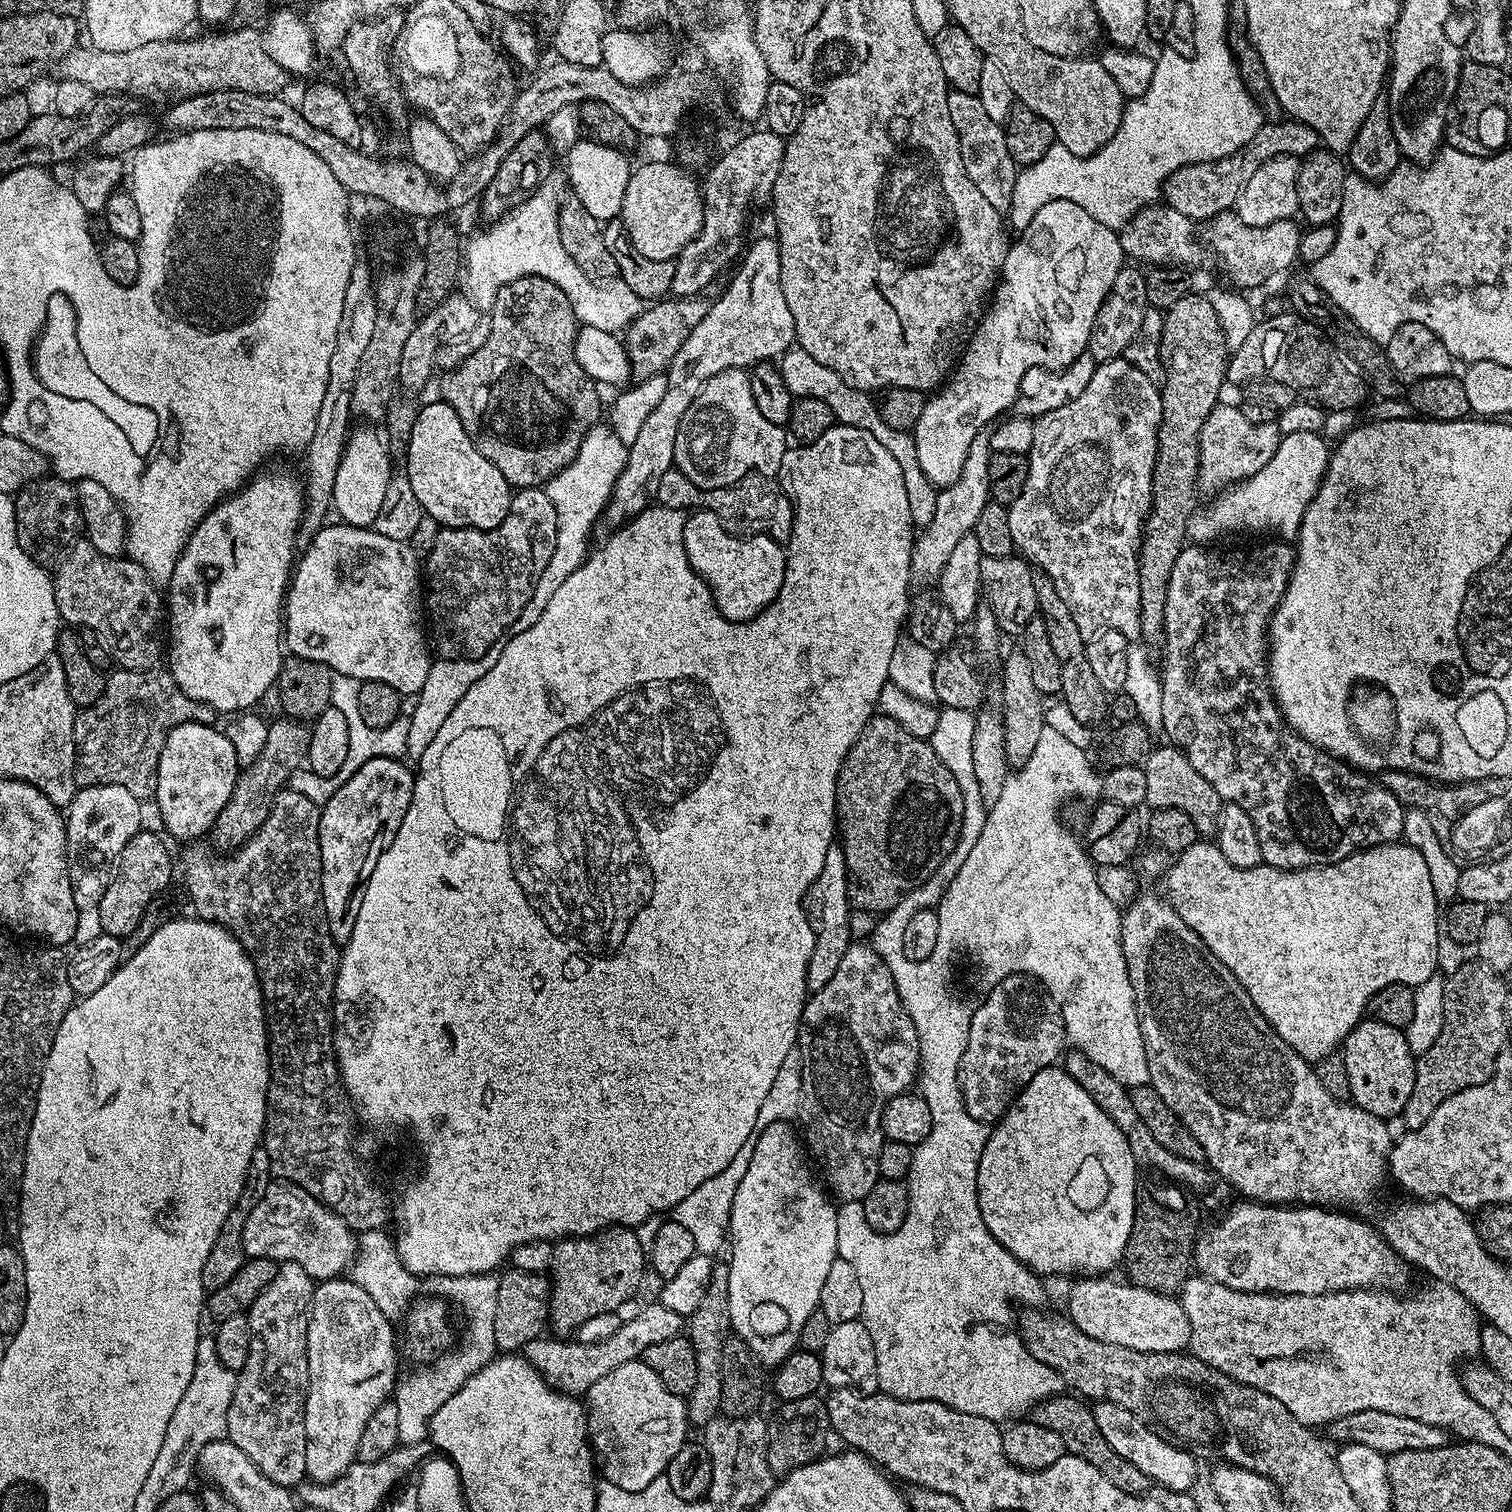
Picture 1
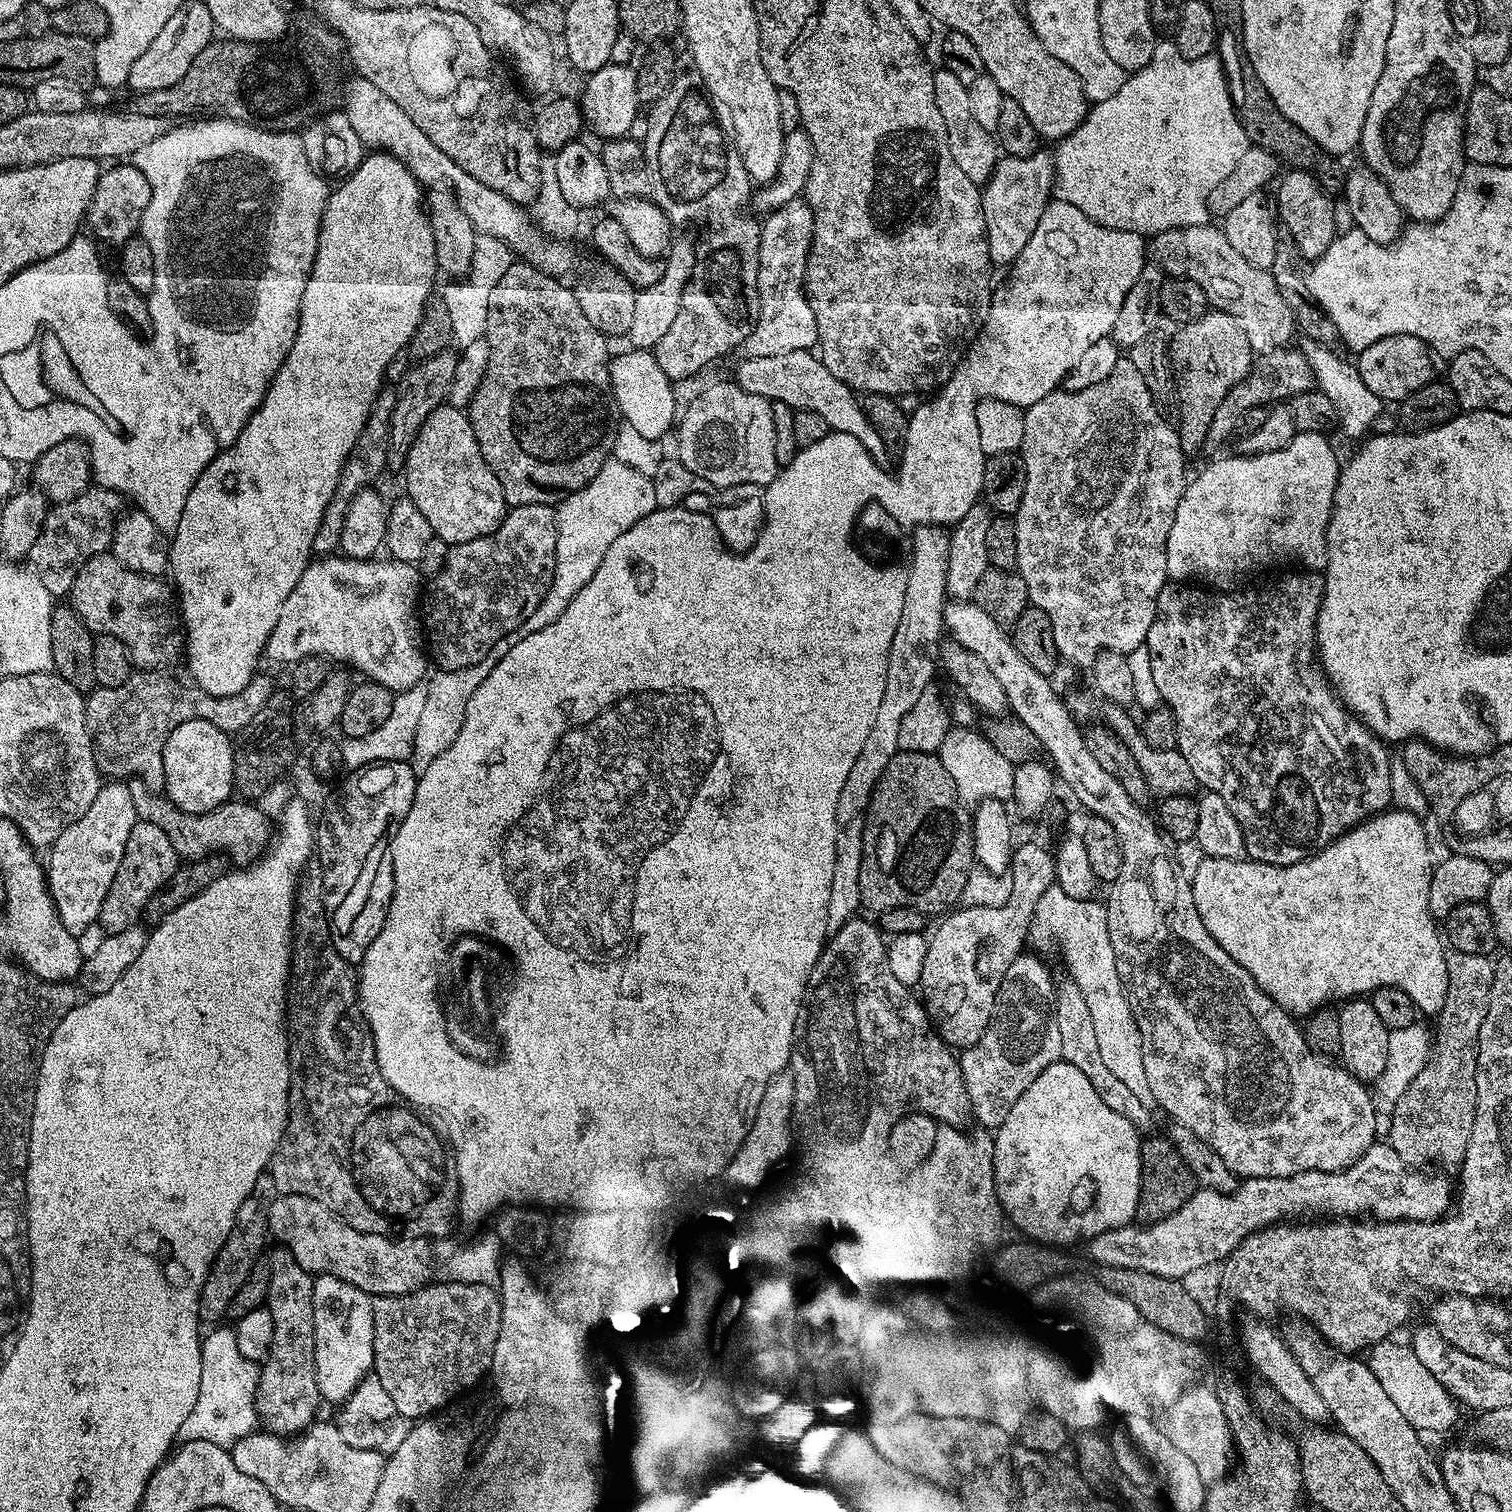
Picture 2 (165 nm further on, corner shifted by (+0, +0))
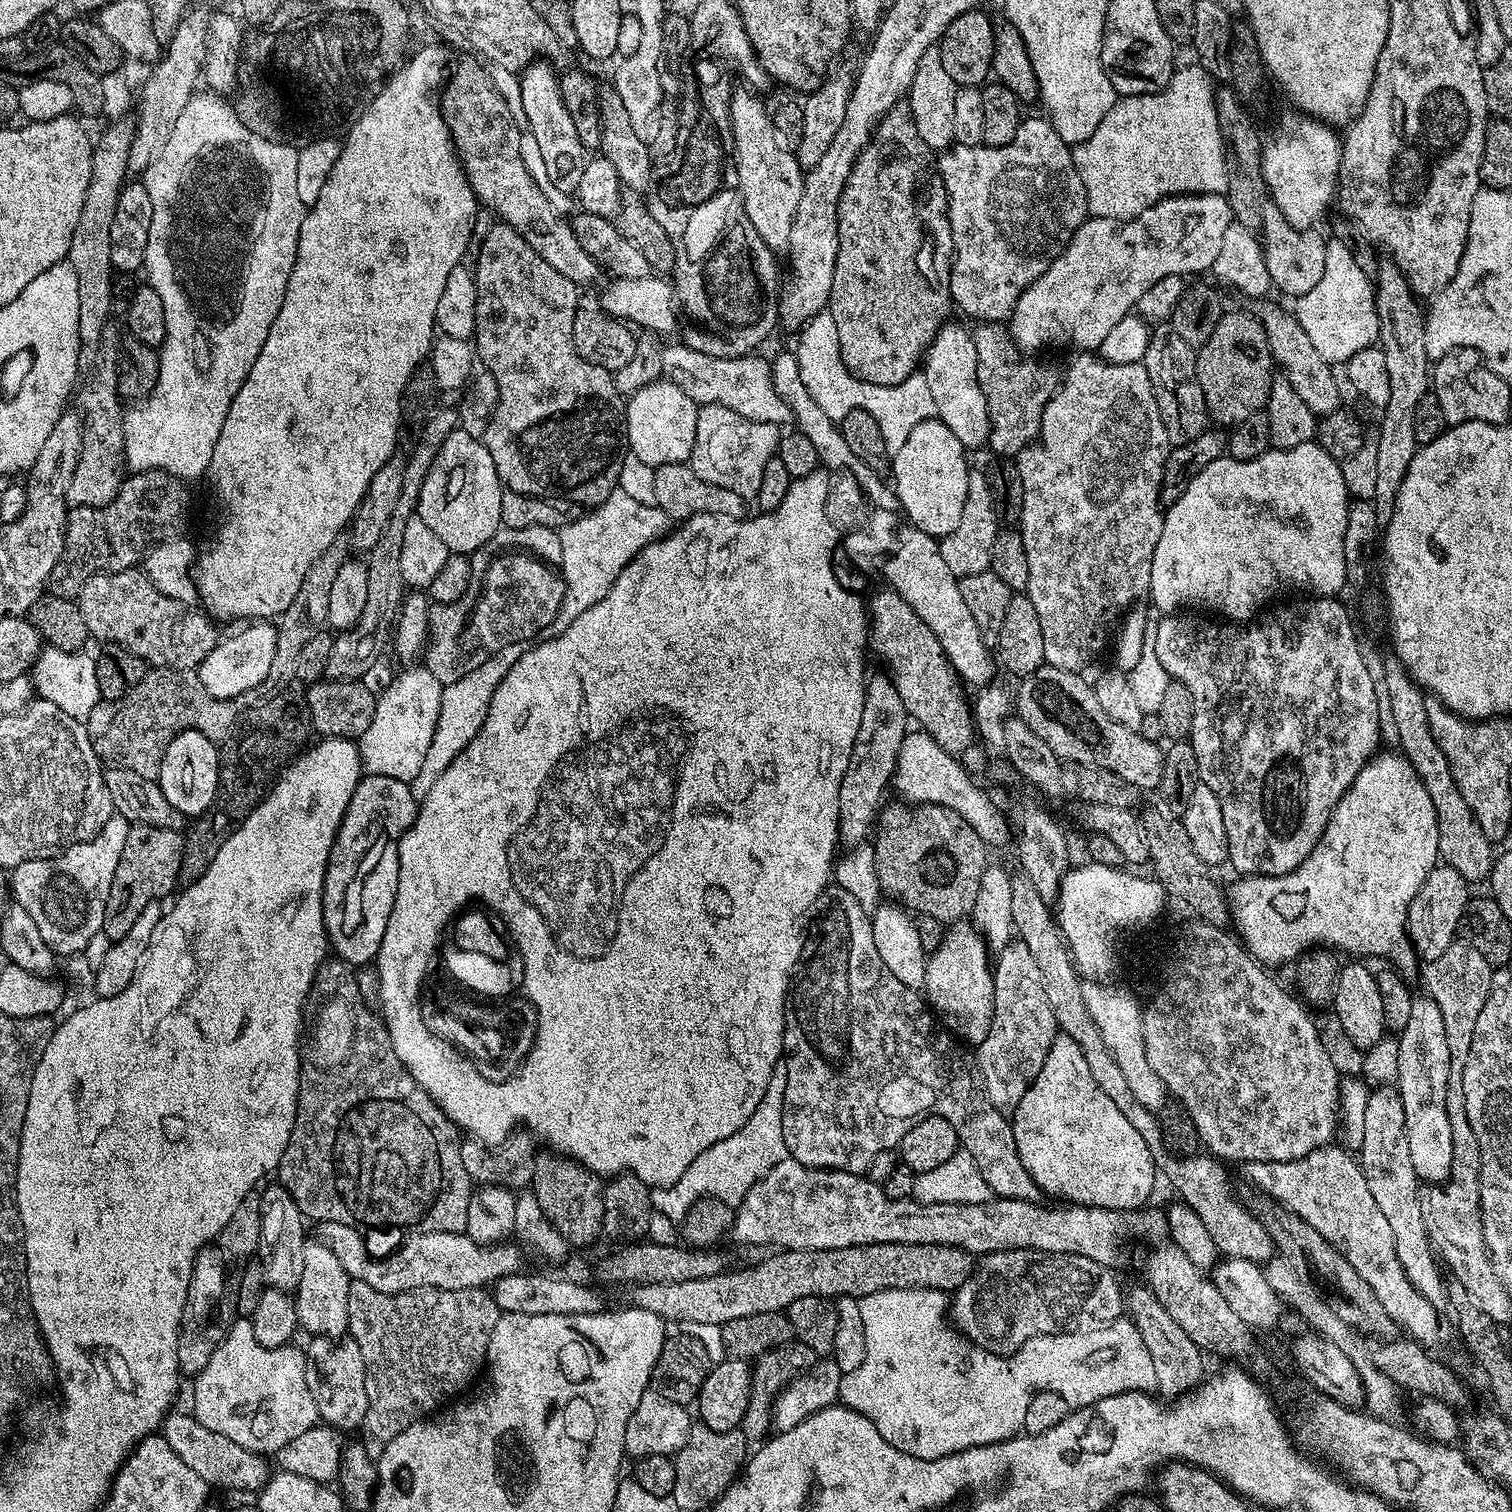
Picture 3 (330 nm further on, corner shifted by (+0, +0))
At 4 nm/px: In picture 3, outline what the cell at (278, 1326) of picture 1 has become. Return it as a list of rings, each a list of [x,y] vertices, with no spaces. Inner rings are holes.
[[[272,1182],[265,1192],[259,1193],[260,1198],[260,1247],[258,1259],[264,1278],[269,1288],[277,1288],[289,1294],[295,1293],[296,1287],[302,1282],[302,1265],[304,1264],[306,1251],[306,1235],[304,1236],[304,1224],[306,1218],[298,1210],[298,1202],[294,1202],[291,1194],[278,1182]]]

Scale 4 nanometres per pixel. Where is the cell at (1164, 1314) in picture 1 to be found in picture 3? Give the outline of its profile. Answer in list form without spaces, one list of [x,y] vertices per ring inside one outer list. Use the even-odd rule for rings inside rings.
[[[1015,1248],[1005,1252],[990,1252],[979,1257],[973,1272],[954,1292],[950,1312],[956,1315],[955,1327],[973,1344],[993,1352],[1016,1352],[1030,1338],[1049,1336],[1059,1332],[1088,1332],[1121,1319],[1126,1312],[1126,1292],[1116,1281],[1111,1267],[1090,1258],[1074,1254],[1039,1252],[1029,1248]]]

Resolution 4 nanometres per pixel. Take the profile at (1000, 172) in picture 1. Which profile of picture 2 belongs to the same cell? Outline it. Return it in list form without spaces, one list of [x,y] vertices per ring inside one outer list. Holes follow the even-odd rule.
[[[937,67],[932,73],[934,78],[934,102],[938,102],[938,111],[942,113],[942,122],[946,122],[946,138],[950,146],[950,154],[954,154],[954,162],[970,178],[970,182],[983,185],[992,176],[998,159],[998,145],[995,135],[978,126],[970,107],[968,85],[963,84],[950,70]]]

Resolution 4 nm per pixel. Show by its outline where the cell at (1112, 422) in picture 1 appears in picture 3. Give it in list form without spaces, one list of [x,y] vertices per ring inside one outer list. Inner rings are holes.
[[[1076,354],[1068,373],[1063,373],[1062,383],[1050,398],[1046,410],[1042,414],[1038,442],[1027,444],[1014,459],[1018,466],[1018,474],[1022,474],[1022,514],[1018,531],[1022,534],[1022,542],[1026,546],[1026,562],[1030,566],[1030,578],[1026,595],[1034,602],[1034,610],[1038,610],[1038,622],[1042,622],[1042,646],[1044,647],[1044,663],[1049,668],[1066,670],[1077,674],[1083,673],[1084,667],[1103,650],[1109,647],[1114,633],[1119,629],[1126,613],[1148,596],[1150,586],[1150,566],[1154,566],[1154,546],[1158,546],[1158,538],[1162,538],[1165,509],[1160,503],[1160,487],[1164,481],[1164,467],[1170,451],[1168,431],[1162,422],[1162,414],[1158,410],[1158,402],[1154,398],[1154,390],[1150,386],[1150,374],[1146,374],[1143,363],[1111,364],[1100,359],[1096,354]]]

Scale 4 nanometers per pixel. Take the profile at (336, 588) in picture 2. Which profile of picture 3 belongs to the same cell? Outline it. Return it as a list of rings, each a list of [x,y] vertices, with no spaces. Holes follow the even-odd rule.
[[[252,622],[241,628],[244,629],[234,633],[229,640],[221,639],[216,648],[206,654],[198,669],[202,686],[219,700],[247,697],[251,688],[258,687],[263,680],[265,683],[272,674],[277,625],[272,622]]]

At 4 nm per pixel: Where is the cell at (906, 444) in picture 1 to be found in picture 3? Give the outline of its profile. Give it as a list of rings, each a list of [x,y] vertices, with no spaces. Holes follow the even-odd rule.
[[[665,343],[660,350],[660,366],[663,375],[680,387],[697,406],[721,404],[742,414],[742,418],[777,426],[793,423],[790,406],[774,386],[772,366],[767,359],[756,356],[760,354],[711,356],[709,352],[700,352],[697,348],[684,344]]]

